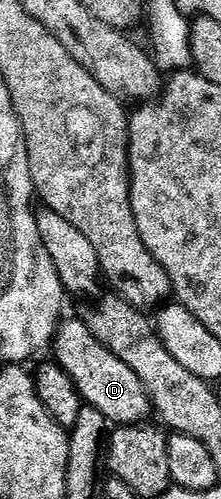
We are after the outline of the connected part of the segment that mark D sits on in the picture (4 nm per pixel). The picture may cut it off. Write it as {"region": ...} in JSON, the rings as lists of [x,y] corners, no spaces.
{"region":[[[64,320],[59,323],[54,339],[55,350],[55,361],[68,374],[81,399],[87,405],[89,402],[102,417],[109,418],[112,424],[121,426],[134,426],[147,419],[144,417],[147,416],[148,410],[150,414],[150,399],[142,380],[138,380],[138,376],[134,376],[134,372],[126,368],[122,360],[118,360],[115,352],[97,340],[83,320]]]}

